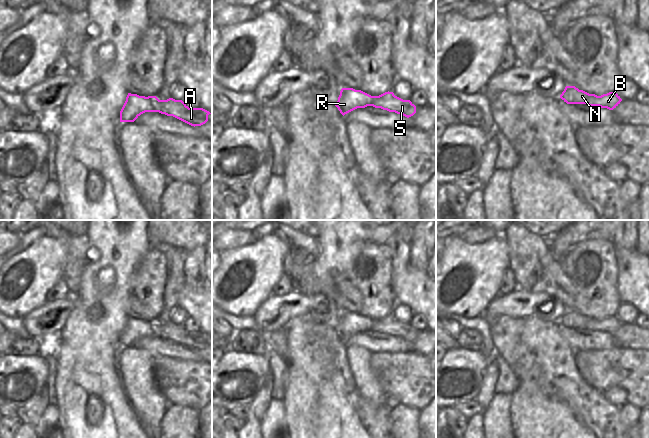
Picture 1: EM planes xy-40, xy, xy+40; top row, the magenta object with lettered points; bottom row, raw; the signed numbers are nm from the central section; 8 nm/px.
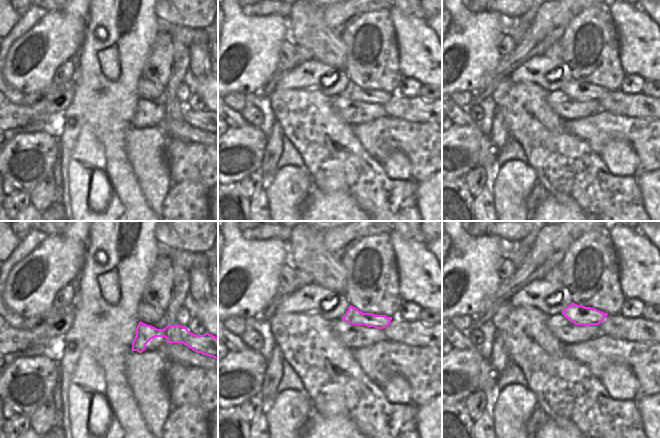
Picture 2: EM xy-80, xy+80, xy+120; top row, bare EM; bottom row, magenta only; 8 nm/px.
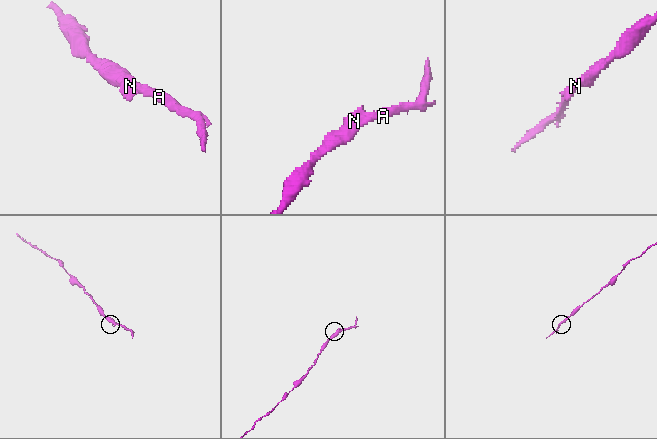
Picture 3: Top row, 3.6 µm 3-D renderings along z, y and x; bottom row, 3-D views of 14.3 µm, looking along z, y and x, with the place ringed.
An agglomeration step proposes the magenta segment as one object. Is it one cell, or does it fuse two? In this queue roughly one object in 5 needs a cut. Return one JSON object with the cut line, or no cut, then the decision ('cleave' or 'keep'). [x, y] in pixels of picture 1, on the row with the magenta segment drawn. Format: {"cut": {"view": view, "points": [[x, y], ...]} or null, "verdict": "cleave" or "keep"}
{"cut": null, "verdict": "keep"}

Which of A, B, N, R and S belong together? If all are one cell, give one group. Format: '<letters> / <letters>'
A B N R S

